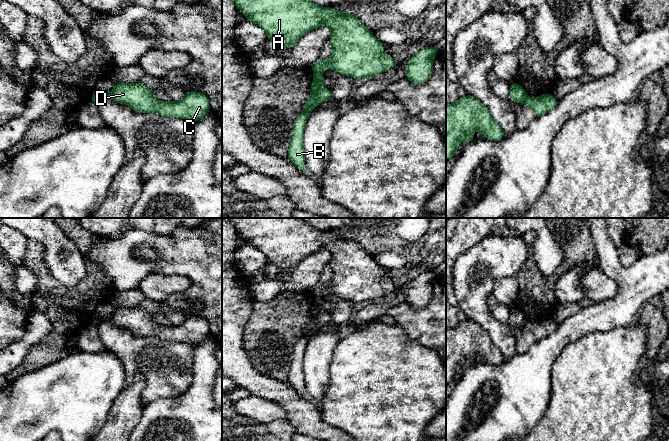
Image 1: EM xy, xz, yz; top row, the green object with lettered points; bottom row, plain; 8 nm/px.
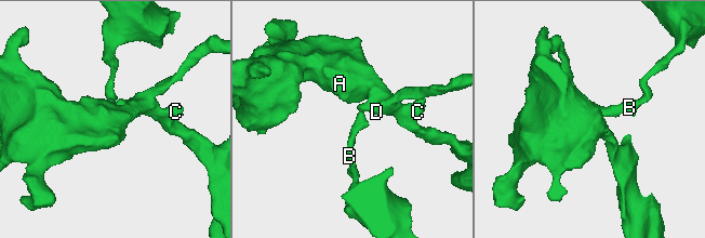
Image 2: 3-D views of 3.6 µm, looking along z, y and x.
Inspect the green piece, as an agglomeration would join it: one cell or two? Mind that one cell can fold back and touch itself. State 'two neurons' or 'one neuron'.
two neurons

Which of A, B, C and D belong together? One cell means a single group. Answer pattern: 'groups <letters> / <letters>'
groups A C D / B

